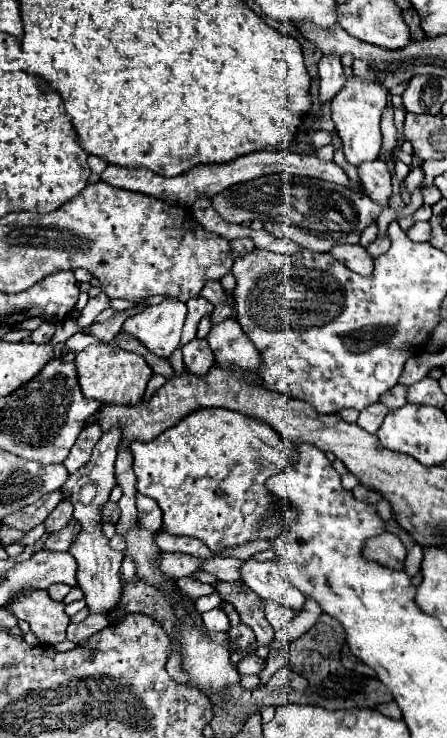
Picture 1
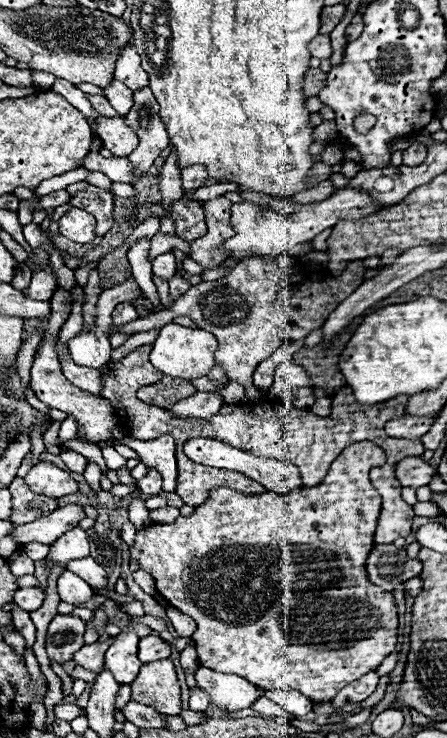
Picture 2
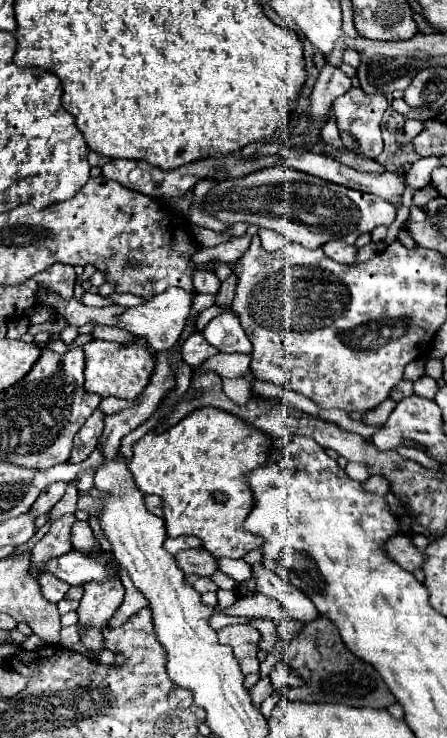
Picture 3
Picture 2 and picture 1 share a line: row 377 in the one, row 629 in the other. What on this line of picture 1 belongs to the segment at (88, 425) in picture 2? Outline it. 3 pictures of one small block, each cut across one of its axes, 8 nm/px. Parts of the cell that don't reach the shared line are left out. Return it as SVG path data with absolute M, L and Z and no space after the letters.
M28 590L2 608L28 622L40 644L58 644L66 638L70 620L64 614L64 602L54 602L46 590Z

